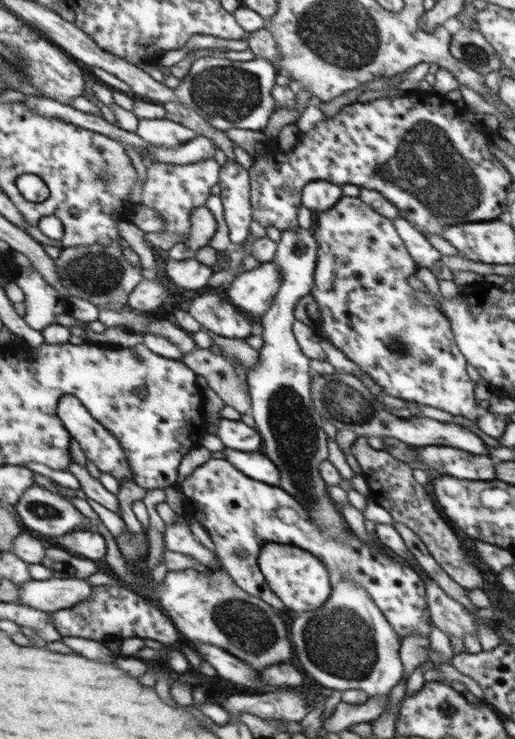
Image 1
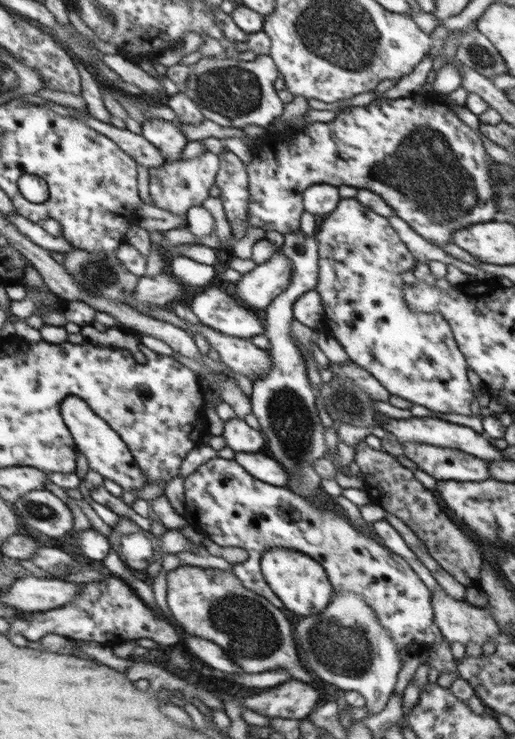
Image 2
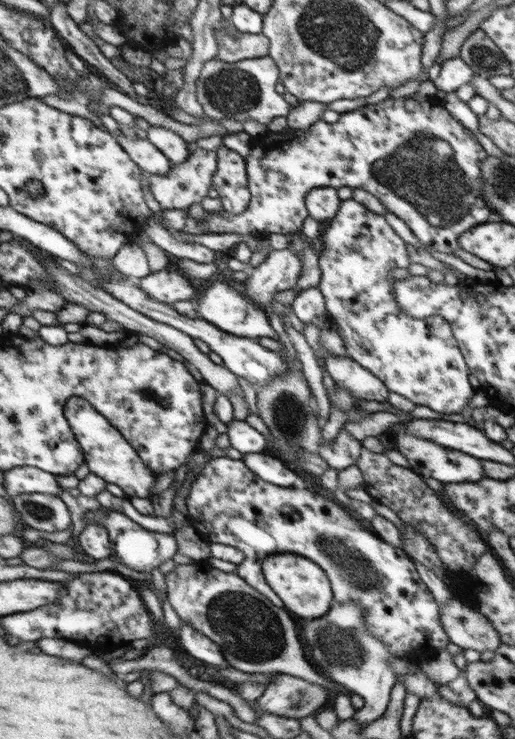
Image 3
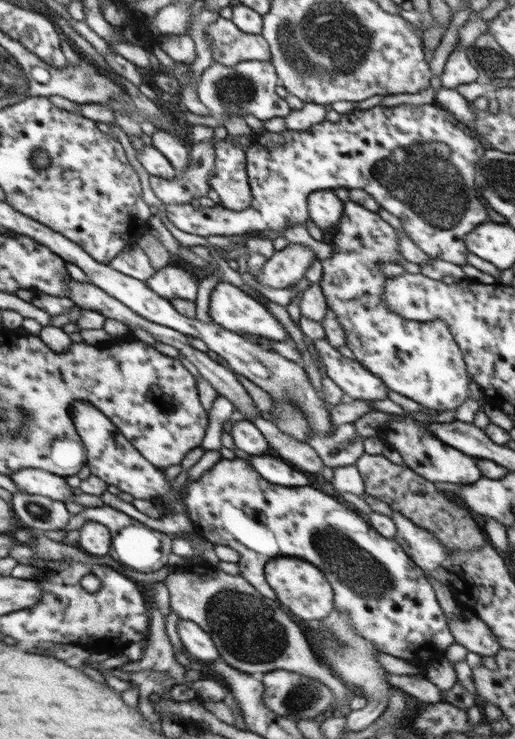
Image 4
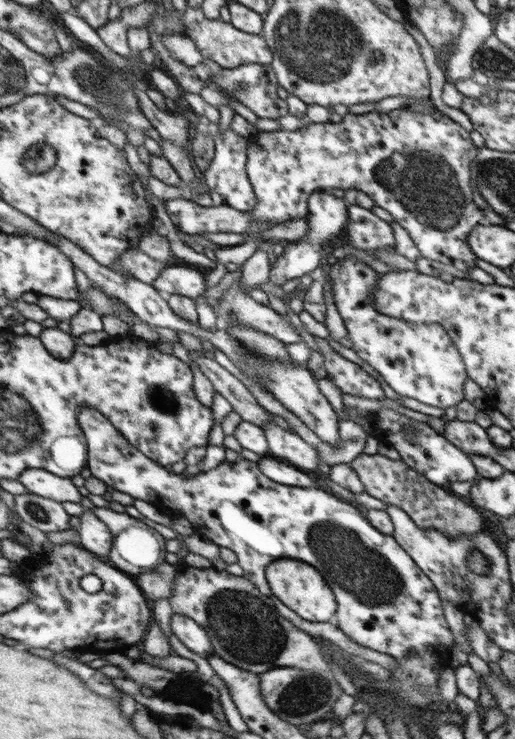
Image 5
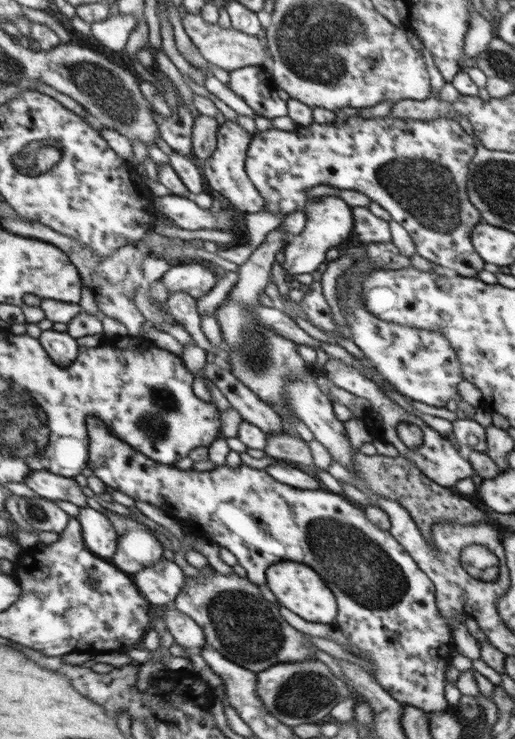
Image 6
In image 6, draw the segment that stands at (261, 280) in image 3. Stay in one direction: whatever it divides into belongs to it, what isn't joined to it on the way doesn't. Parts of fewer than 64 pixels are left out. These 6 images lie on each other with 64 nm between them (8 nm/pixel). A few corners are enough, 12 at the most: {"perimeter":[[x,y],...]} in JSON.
{"perimeter":[[308,200],[306,224],[284,248],[287,278],[314,273],[351,241],[351,206]]}

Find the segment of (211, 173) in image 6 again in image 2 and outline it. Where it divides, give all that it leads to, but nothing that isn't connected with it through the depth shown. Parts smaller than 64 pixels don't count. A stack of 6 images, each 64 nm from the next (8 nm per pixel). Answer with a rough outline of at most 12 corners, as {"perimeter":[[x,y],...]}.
{"perimeter":[[226,149],[215,177],[239,240],[250,213],[247,168]]}

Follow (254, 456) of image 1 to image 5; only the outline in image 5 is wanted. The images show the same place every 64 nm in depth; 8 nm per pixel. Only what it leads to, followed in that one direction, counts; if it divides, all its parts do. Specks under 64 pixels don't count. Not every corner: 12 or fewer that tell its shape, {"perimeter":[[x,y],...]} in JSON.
{"perimeter":[[266,455],[258,463],[270,480],[286,486],[316,486],[306,472]]}

